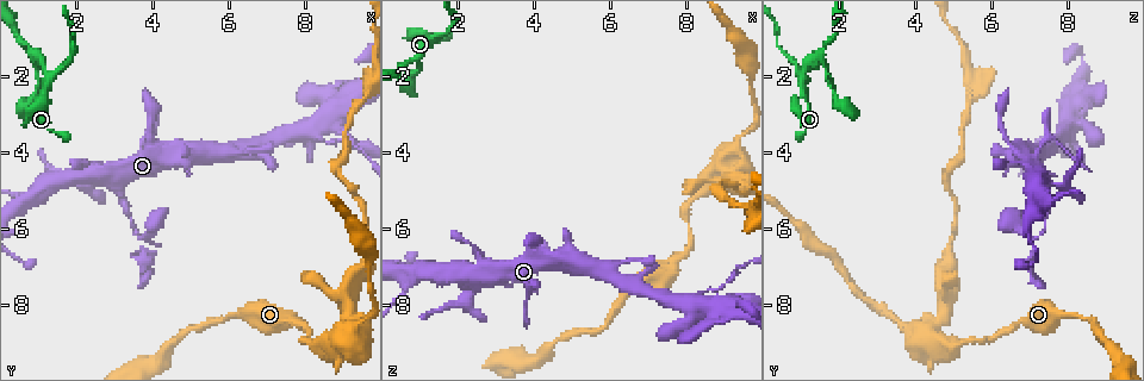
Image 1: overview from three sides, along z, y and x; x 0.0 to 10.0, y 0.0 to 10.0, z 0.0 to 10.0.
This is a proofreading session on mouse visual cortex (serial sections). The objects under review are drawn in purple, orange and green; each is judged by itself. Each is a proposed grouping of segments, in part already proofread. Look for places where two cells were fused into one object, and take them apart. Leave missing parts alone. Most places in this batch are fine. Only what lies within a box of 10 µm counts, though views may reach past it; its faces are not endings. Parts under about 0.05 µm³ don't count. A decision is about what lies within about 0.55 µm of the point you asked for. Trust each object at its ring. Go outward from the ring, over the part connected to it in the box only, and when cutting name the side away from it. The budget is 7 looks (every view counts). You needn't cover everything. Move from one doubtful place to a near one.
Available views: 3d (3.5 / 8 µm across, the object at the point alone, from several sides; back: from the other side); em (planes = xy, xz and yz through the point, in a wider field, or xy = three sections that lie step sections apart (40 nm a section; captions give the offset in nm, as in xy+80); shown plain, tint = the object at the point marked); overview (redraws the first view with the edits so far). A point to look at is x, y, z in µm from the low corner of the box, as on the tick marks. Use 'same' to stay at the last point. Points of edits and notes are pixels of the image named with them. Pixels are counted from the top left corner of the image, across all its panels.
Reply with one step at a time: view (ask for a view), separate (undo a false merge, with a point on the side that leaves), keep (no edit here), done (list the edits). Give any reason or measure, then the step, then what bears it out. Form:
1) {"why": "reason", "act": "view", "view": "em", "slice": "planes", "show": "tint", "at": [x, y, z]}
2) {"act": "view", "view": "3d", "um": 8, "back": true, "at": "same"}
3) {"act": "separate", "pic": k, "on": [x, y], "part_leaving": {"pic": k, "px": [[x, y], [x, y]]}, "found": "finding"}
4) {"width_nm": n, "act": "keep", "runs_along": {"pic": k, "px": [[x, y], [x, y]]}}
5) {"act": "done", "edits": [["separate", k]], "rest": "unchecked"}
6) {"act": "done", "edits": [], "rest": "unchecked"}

{"why": "side arm on a straight run", "act": "view", "view": "3d", "um": 8, "at": [9.10, 8.75, 4.50]}

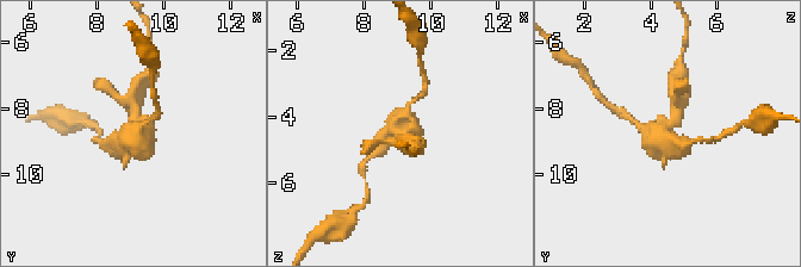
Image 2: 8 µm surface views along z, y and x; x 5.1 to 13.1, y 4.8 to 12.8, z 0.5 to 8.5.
{"why": "shape alone is not enough", "act": "view", "view": "em", "slice": "xy", "step": 1, "show": "tint", "at": "same"}

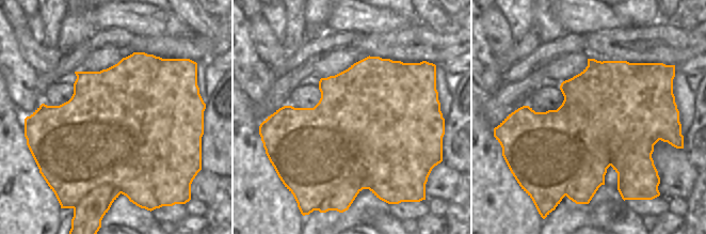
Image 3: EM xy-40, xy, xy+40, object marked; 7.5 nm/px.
{"act": "separate", "pic": 2, "on": [125, 103], "found": "two cells meet here"}

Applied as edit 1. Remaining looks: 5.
{"act": "view", "view": "overview"}

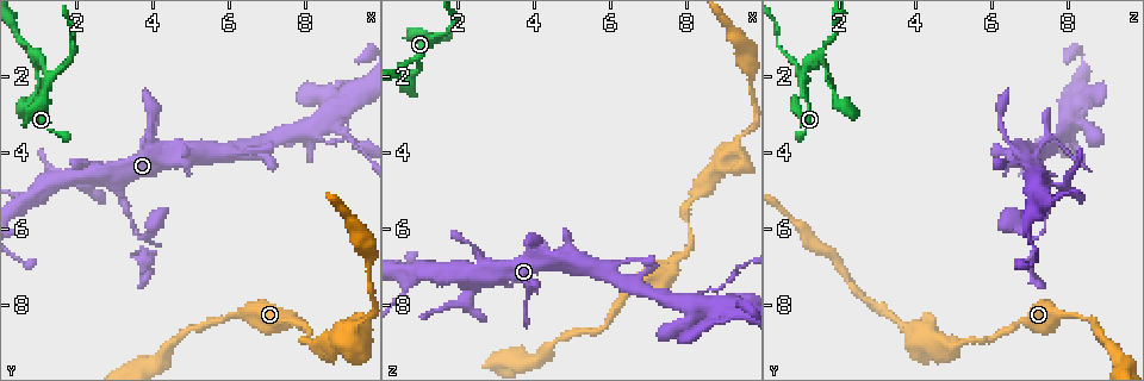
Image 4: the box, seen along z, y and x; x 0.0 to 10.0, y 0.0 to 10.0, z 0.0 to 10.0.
{"why": "sharp bend", "act": "view", "view": "3d", "um": 3.5, "at": [3.80, 6.30, 7.15]}

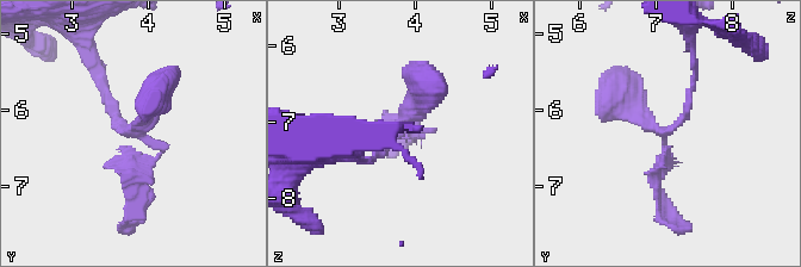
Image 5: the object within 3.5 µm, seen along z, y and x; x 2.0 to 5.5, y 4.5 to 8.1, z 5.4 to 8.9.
{"arms": 3, "arm_widths_nm": [100, 150, 250], "why": "now the EM", "act": "view", "view": "em", "slice": "xy", "step": 3, "show": "tint", "at": [3.80, 6.25, 7.15]}

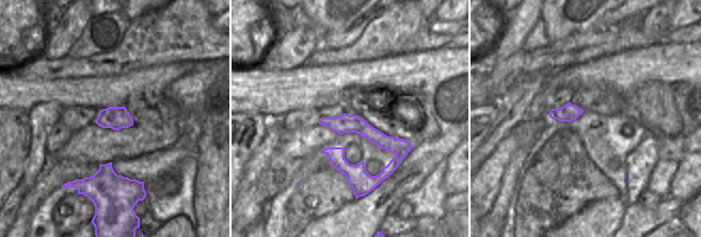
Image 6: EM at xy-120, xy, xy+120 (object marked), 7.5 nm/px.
{"act": "view", "view": "em", "slice": "planes", "show": "tint", "at": "same"}

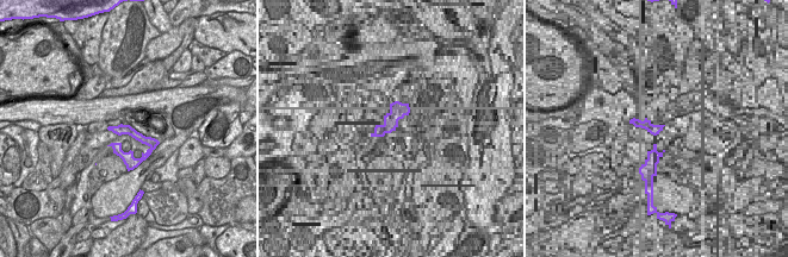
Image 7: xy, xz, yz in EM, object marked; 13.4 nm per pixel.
{"act": "keep", "runs_along": {"pic": 7, "px": [[115, 129], [149, 145], [132, 163]]}, "found": "continuous, no second cell"}

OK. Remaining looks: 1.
{"act": "done", "edits": [["separate", 2]], "rest": "unchecked"}

